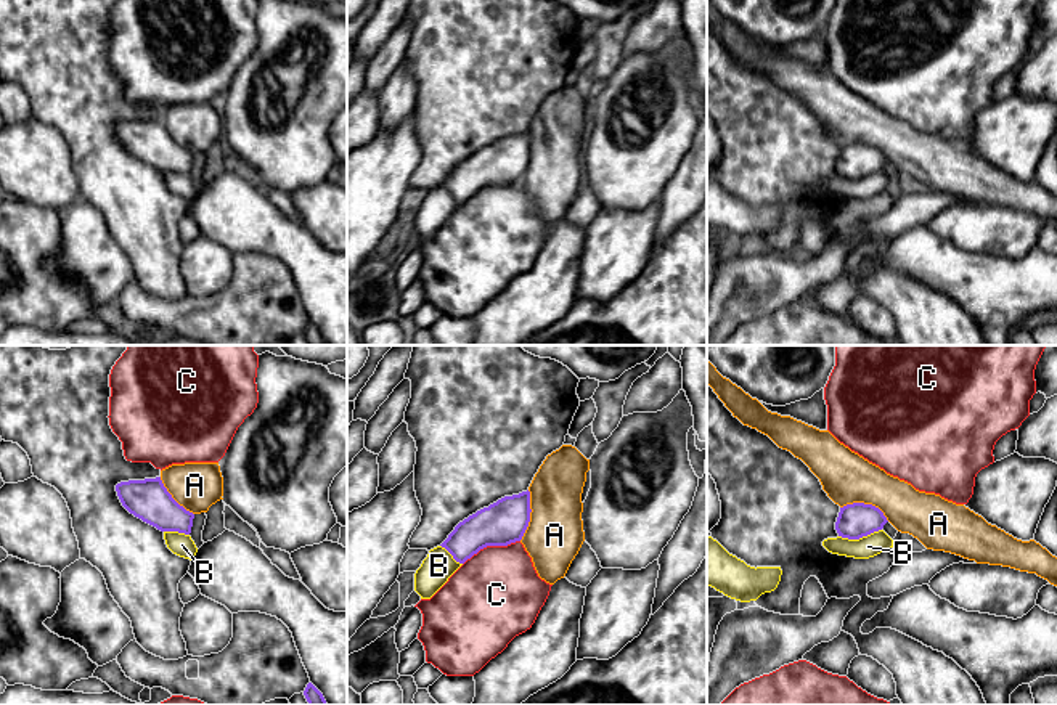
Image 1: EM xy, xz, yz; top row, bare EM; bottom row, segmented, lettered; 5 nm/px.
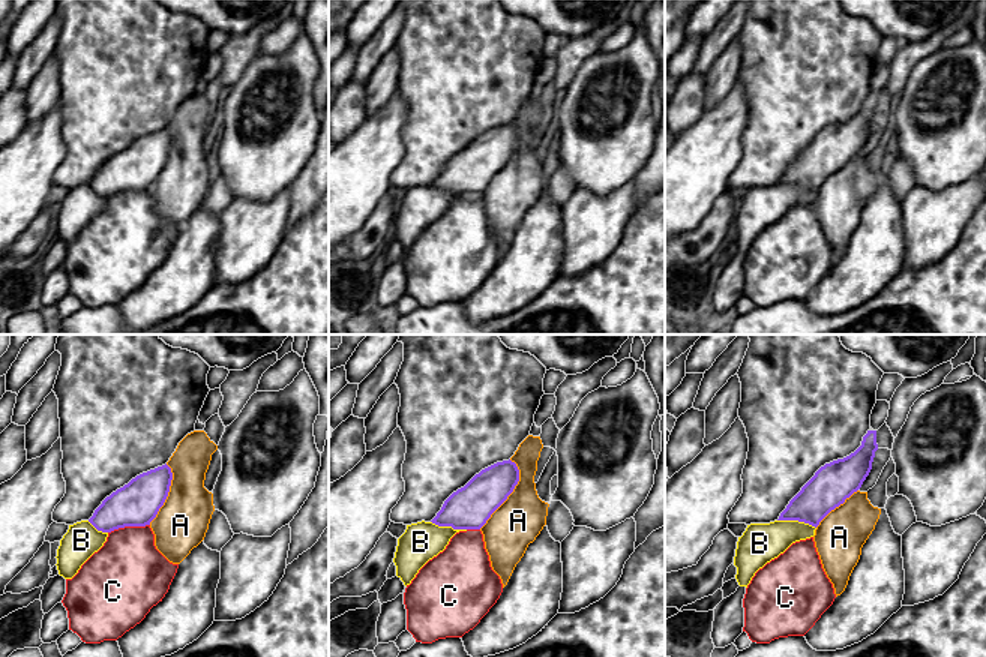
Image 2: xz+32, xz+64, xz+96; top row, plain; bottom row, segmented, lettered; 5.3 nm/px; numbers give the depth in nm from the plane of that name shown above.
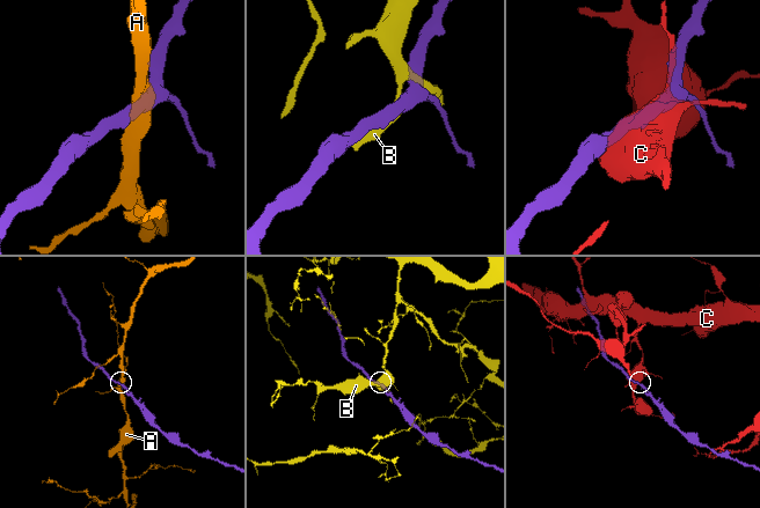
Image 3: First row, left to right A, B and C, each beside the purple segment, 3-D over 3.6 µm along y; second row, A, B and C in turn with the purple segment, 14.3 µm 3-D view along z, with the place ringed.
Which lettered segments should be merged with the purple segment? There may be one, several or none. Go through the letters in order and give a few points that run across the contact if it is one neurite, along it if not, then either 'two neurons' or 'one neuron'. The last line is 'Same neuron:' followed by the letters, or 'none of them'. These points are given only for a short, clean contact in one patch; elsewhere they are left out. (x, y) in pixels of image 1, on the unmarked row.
A: two neurons
B: two neurons
C: two neurons
Same neuron: none of them

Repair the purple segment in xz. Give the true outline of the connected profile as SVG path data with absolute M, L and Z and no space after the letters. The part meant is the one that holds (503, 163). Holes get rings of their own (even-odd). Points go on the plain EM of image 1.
M530 132L504 137L459 162L440 185L464 204L487 186L520 181L530 162Z

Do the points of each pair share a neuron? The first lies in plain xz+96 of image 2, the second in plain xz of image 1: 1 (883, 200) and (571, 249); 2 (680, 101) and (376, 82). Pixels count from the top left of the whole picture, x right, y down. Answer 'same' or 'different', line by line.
1: same
2: different

